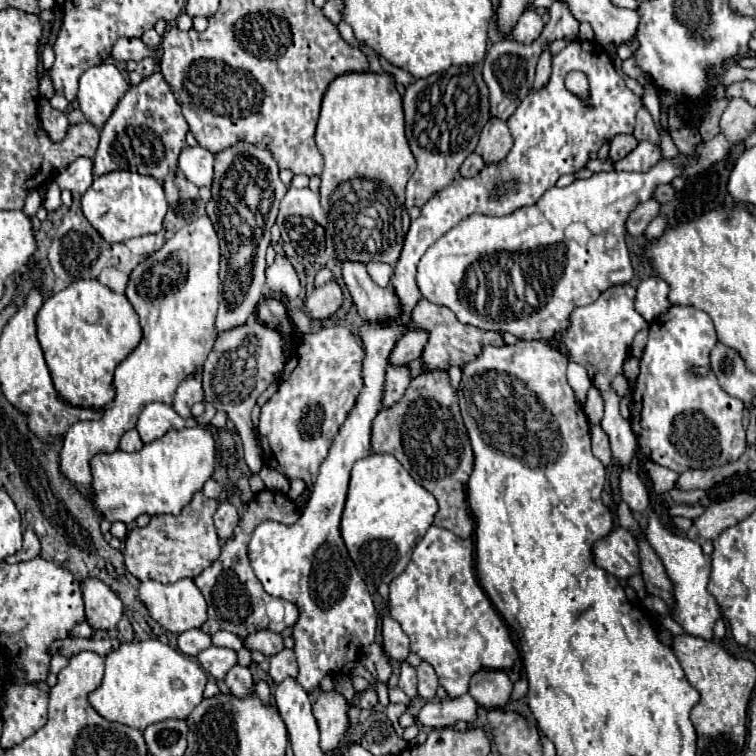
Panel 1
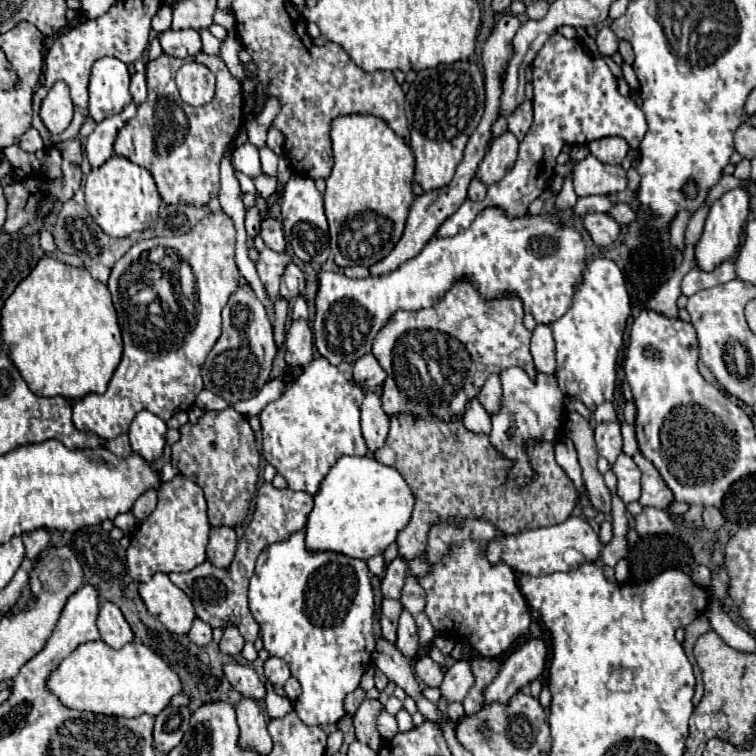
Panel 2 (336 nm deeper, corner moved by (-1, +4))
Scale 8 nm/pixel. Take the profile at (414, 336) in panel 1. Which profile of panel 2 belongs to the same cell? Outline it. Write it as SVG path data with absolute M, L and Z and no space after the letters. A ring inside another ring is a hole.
M372 354L358 358L358 362L354 364L354 382L358 382L358 386L366 390L374 390L384 382L384 378L386 372L380 368L378 360Z

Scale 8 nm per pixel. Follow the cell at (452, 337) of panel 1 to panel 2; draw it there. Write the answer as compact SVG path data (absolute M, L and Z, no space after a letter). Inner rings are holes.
M462 278L454 282L454 286L430 308L418 312L396 312L388 326L384 326L372 342L372 354L378 364L386 370L386 380L382 384L382 408L388 416L394 414L414 414L420 418L442 418L450 422L460 418L472 398L476 398L490 374L500 374L510 366L518 366L534 378L536 368L530 356L530 336L532 332L522 322L524 310L522 302L516 294L508 294L506 298L484 300L478 290L474 290L472 282Z

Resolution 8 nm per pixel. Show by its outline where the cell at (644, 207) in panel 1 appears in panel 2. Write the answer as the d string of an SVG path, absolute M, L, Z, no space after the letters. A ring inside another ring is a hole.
M608 214L584 216L584 228L596 246L610 246L620 234L620 224Z

